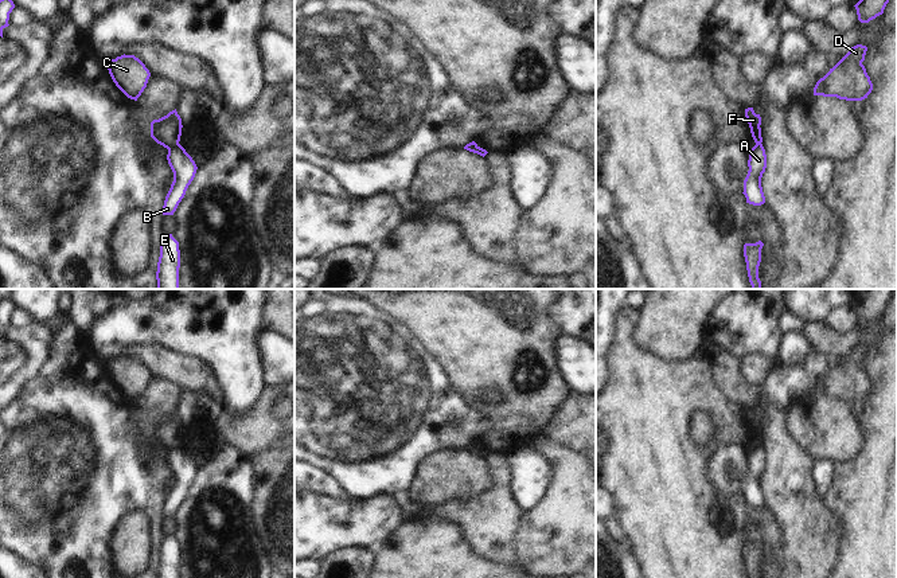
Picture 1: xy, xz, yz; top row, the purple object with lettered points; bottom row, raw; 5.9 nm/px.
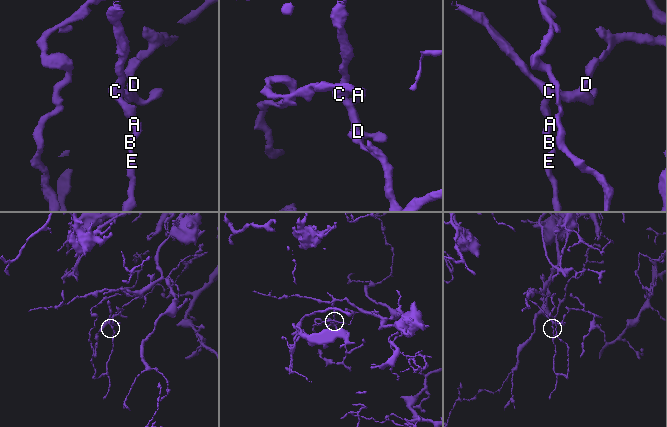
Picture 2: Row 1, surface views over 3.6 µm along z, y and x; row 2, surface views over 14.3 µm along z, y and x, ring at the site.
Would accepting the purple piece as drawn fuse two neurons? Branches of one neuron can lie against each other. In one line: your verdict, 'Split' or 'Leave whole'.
Split

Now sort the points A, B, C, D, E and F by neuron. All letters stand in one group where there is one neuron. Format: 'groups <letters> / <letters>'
groups A B E / C D F

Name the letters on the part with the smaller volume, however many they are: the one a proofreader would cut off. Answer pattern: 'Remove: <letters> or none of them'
Remove: C, D, F

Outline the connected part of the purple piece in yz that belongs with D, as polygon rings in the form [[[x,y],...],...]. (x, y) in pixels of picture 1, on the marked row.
[[[857,44],[820,78],[814,95],[836,97],[846,101],[862,101],[873,90],[873,83],[862,62],[867,47]]]

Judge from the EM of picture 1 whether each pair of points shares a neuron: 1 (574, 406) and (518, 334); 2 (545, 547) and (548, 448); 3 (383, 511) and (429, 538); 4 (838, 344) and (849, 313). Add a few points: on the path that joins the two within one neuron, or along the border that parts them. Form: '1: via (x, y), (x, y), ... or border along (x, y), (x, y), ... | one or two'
1: border along (569, 391), (548, 421) | two
2: via (561, 523), (561, 472) | one
3: border along (402, 522), (378, 543) | two
4: border along (858, 321), (851, 329), (843, 332), (825, 323) | two

